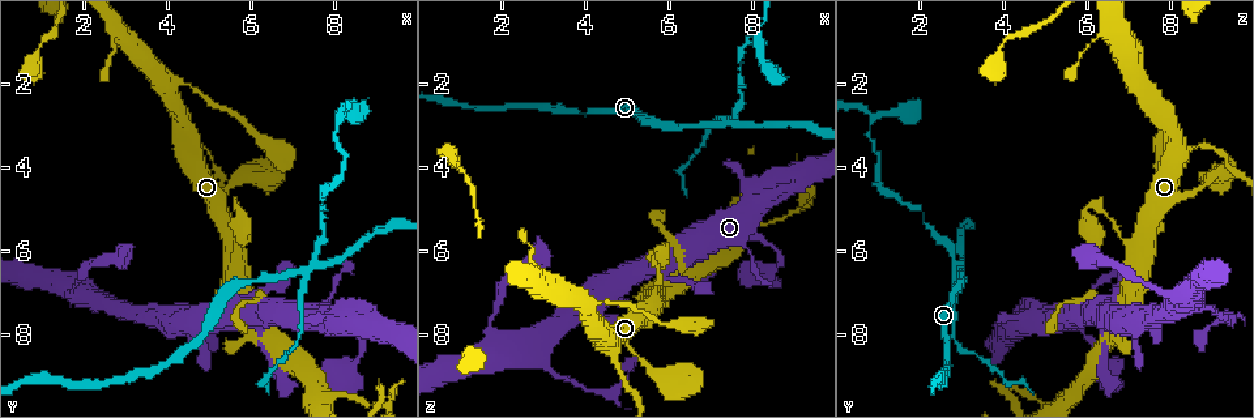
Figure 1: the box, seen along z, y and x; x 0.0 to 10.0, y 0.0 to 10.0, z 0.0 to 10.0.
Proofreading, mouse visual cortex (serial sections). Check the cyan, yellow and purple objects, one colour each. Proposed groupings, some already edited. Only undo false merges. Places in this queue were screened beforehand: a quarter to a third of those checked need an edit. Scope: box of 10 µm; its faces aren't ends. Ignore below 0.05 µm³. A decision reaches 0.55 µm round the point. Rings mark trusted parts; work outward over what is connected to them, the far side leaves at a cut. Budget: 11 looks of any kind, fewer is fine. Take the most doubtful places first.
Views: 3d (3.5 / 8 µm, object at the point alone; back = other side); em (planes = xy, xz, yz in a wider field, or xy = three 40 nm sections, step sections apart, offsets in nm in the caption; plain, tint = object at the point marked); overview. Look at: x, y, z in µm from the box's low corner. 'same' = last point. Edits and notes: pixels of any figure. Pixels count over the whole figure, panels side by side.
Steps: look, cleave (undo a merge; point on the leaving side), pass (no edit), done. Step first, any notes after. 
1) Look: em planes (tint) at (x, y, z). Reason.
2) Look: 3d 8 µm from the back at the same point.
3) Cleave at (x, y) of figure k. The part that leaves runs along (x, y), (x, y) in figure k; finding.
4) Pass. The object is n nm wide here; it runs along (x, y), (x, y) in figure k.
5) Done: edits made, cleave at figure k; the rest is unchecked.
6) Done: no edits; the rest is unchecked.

Look: 3d 3.5 µm at (7.45, 6.40, 2.95). Four-way junction.

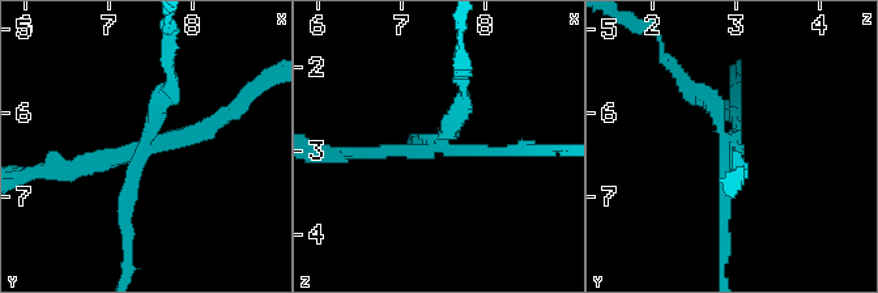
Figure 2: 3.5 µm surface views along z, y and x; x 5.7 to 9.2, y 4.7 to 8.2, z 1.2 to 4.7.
Look: em planes (tint) at (7.45, 6.40, 2.95). 4 arms meet here; the arms are 150, 150, 150, 250 nm wide.

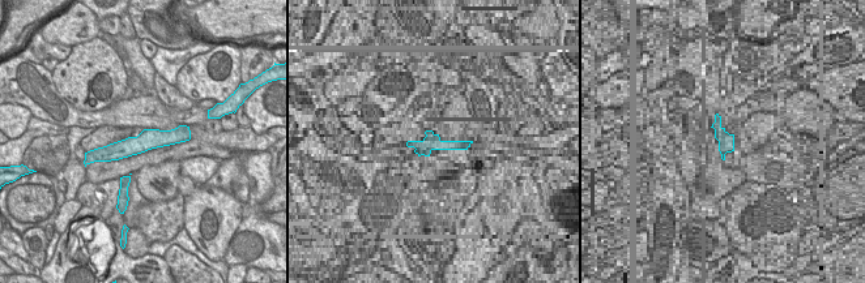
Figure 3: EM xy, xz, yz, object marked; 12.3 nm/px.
Cleave at (128, 208) of figure 2. The part that leaves runs along (146, 139), (171, 86), (167, 38) in figure 2; a second cell is stuck on.

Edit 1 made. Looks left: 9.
Look: overview.

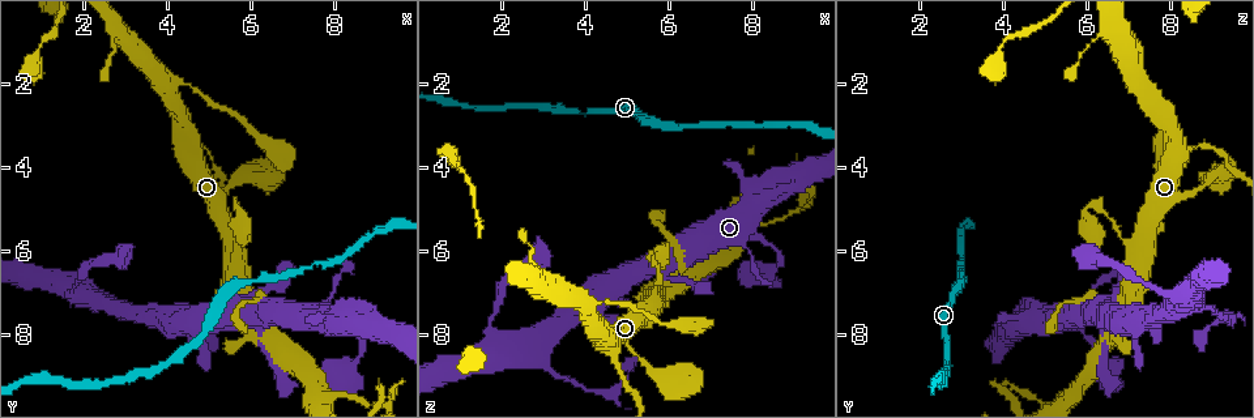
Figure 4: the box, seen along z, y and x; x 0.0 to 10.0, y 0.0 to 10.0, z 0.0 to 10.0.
Look: 3d 3.5 µm at (4.65, 3.60, 8.40). Sudden change in width.

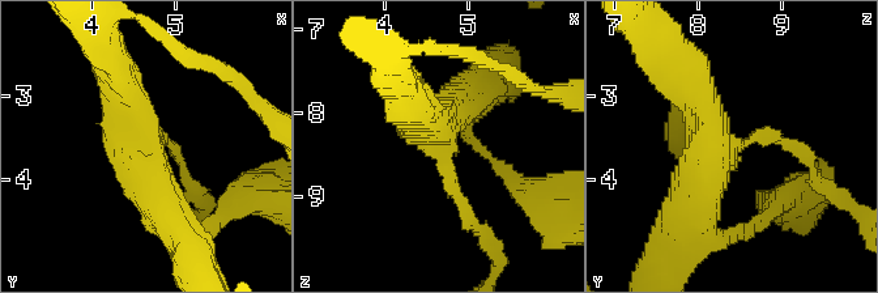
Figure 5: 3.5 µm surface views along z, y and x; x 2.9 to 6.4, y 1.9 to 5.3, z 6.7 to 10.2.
Look: em xy step 1 (tint) at (4.65, 3.60, 8.35). 3 arms meet here; the arms are 200, 450, 500 nm wide; need the tissue.

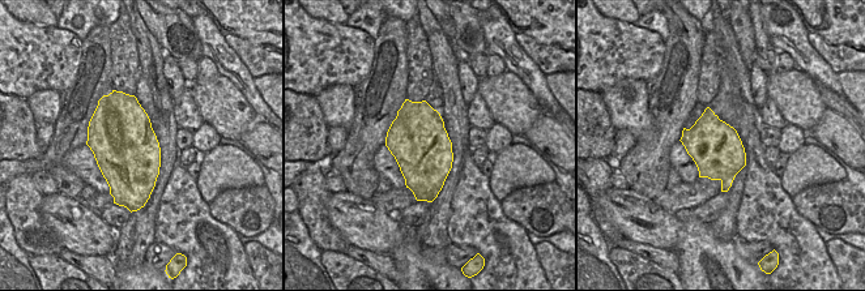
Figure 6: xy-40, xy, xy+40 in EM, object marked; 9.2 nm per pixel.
Pass. It runs along (173, 220), (136, 156), (116, 72) in figure 5; all the same cell.

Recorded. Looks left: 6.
Look: 3d 8 µm at (4.10, 2.00, 7.25). Three-way junction.

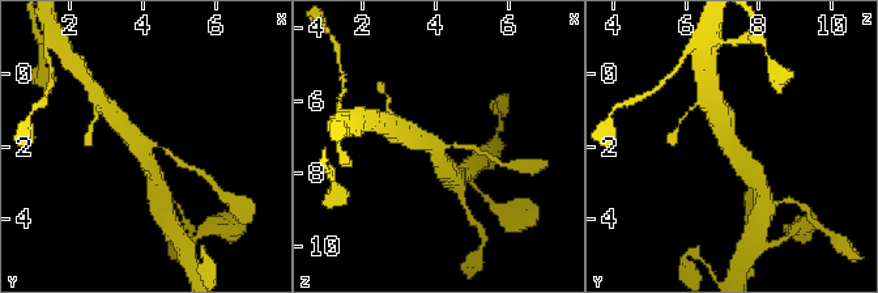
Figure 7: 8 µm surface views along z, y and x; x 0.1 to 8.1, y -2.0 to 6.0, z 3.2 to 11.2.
Look: em xy step 1 (tint) at the same point. 3 arms meet here; the arms are 150, 450, 500 nm wide.

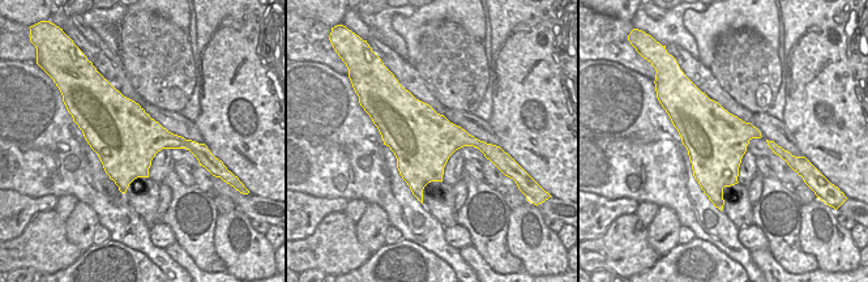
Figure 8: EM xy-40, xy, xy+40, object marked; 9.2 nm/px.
Pass. It runs along (154, 177), (146, 148), (119, 120) in figure 7; continuous, no second cell.

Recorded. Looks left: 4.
Look: 3d 3.5 µm at (5.70, 5.85, 7.05). Branch point.

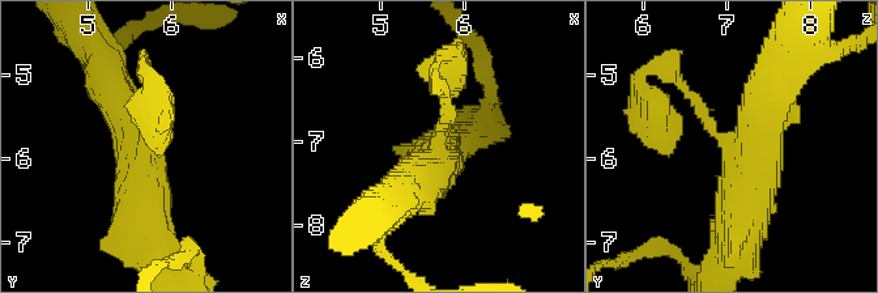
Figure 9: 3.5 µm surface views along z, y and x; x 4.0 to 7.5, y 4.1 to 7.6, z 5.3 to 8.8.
Look: em planes (tint) at (5.70, 5.90, 7.10). 3 arms meet here; the arms are 150, 500, 600 nm wide; shape alone is not enough.

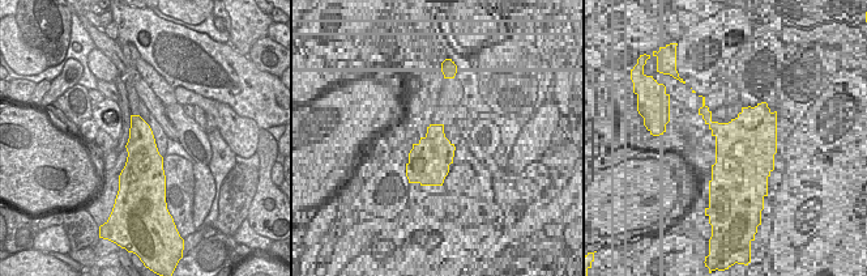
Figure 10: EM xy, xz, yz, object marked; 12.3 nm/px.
Pass. It runs along (109, 88), (137, 140), (149, 253) in figure 9; all the same cell.

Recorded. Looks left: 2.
Done: edits made, cleave at figure 2; the rest is unchecked.

